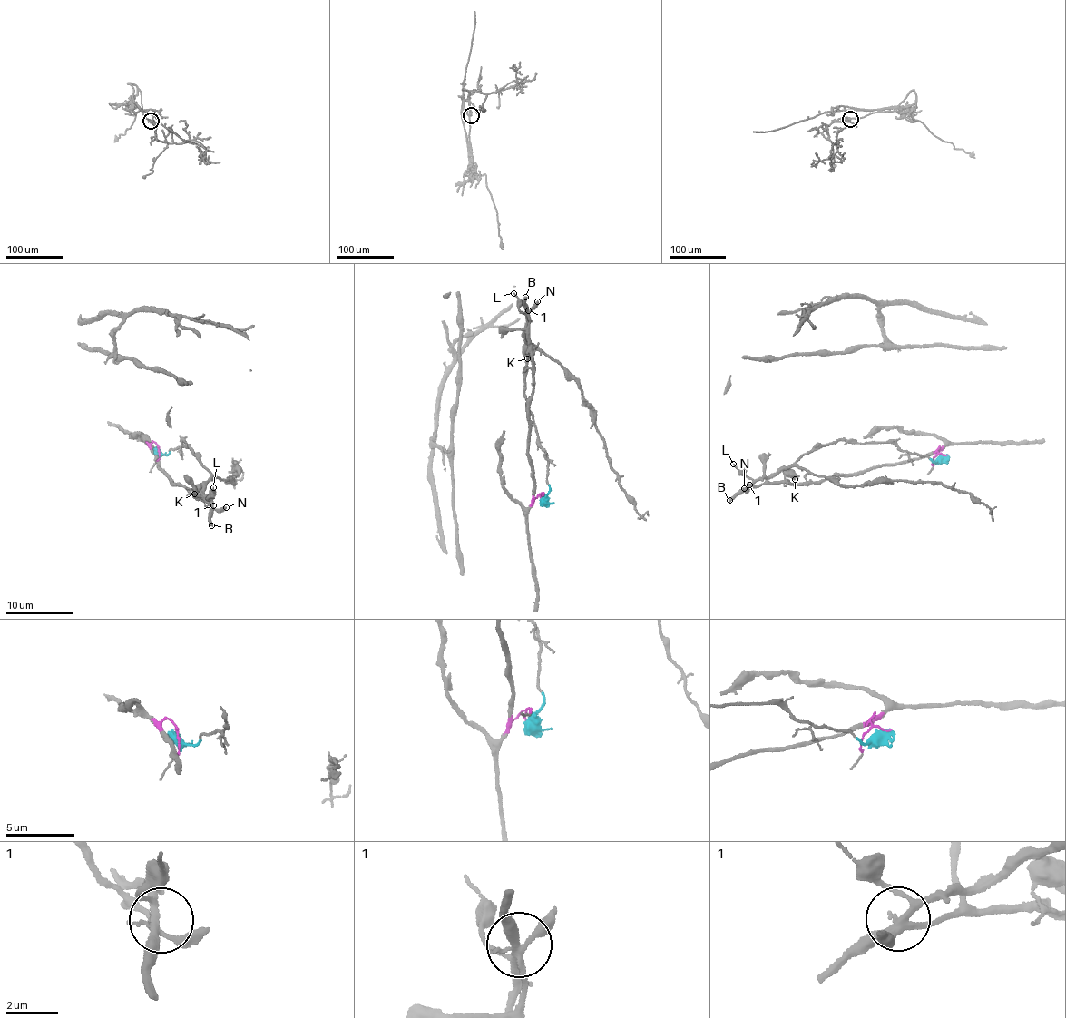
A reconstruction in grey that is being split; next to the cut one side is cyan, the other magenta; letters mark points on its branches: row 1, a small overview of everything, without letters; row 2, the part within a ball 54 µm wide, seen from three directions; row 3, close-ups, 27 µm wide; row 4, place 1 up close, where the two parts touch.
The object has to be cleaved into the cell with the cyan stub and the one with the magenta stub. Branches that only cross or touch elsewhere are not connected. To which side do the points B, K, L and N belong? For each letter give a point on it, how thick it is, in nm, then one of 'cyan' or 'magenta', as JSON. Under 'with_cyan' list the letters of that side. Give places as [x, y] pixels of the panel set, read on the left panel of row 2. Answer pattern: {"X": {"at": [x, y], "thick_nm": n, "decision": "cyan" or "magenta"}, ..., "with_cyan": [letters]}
{"B": {"at": [211, 525], "thick_nm": 280, "decision": "cyan"}, "K": {"at": [194, 494], "thick_nm": 180, "decision": "cyan"}, "L": {"at": [213, 487], "thick_nm": 100, "decision": "cyan"}, "N": {"at": [226, 507], "thick_nm": 300, "decision": "magenta"}, "with_cyan": ["B", "K", "L"]}

